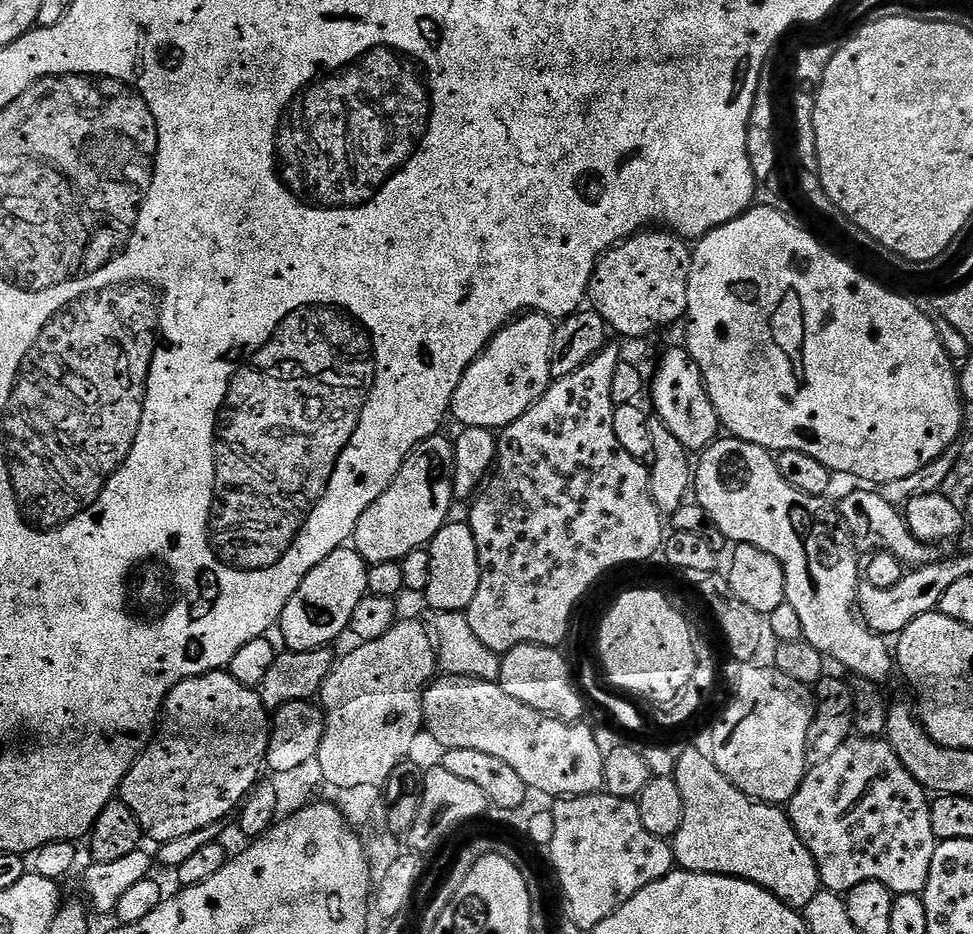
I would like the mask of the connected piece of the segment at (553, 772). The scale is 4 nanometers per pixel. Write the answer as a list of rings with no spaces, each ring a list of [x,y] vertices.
[[[445,676],[433,679],[424,690],[422,698],[424,711],[424,728],[432,731],[432,736],[445,749],[461,748],[462,750],[482,750],[485,754],[494,754],[502,762],[510,762],[511,768],[518,773],[518,778],[526,782],[533,793],[541,792],[551,798],[566,796],[590,796],[604,787],[605,754],[596,741],[596,733],[588,729],[584,722],[559,720],[544,712],[534,710],[518,698],[510,698],[499,683],[491,680],[475,680],[469,676]]]

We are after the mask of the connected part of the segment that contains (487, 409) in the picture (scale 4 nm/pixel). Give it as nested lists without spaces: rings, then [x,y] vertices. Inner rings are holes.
[[[540,312],[521,314],[515,320],[504,325],[504,329],[497,334],[482,350],[482,354],[462,374],[462,382],[458,382],[458,390],[452,395],[450,409],[451,419],[456,419],[464,428],[490,428],[503,430],[507,424],[513,424],[552,383],[550,374],[550,342],[554,342],[554,330],[556,324],[549,317]]]

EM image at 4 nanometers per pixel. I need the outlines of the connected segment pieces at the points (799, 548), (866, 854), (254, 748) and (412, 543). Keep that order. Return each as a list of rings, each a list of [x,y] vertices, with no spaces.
[[[717,438],[703,452],[699,453],[694,464],[694,500],[695,503],[702,506],[702,510],[706,510],[711,527],[716,527],[726,539],[732,540],[733,545],[749,544],[750,546],[758,546],[758,550],[766,550],[766,554],[774,554],[774,558],[778,558],[782,570],[786,574],[786,602],[790,606],[794,606],[798,619],[802,621],[803,639],[807,640],[810,646],[817,648],[829,661],[837,660],[842,667],[849,668],[856,676],[861,676],[861,681],[871,682],[877,686],[883,685],[883,680],[891,674],[892,668],[894,672],[894,656],[890,651],[889,641],[885,637],[877,636],[875,632],[870,631],[868,625],[858,615],[856,592],[860,589],[862,583],[861,561],[860,564],[856,560],[844,560],[841,564],[824,564],[824,547],[831,542],[832,531],[835,530],[836,524],[838,528],[838,508],[835,503],[831,504],[828,498],[824,496],[811,496],[805,492],[794,490],[794,486],[790,486],[790,482],[786,482],[786,478],[782,478],[782,474],[776,465],[776,456],[773,453],[762,446],[754,446],[750,442],[735,438]]]
[[[853,735],[830,758],[809,767],[786,811],[806,850],[810,850],[827,891],[847,894],[858,882],[873,880],[885,884],[896,896],[923,893],[938,843],[930,796],[902,766],[887,739]]]
[[[226,670],[207,672],[201,676],[186,678],[182,682],[178,682],[178,686],[174,686],[174,690],[170,690],[168,695],[165,696],[162,715],[158,720],[158,727],[155,729],[148,747],[144,749],[144,755],[128,771],[124,783],[120,785],[119,799],[123,800],[126,806],[130,806],[134,818],[138,818],[141,833],[147,839],[149,836],[150,839],[156,840],[155,842],[163,842],[170,838],[183,838],[186,834],[194,834],[194,830],[202,830],[211,824],[220,824],[223,821],[223,816],[228,816],[231,812],[233,815],[239,809],[242,801],[261,779],[260,771],[265,771],[268,758],[269,735],[270,712],[260,701],[260,694],[257,689],[247,688],[245,684],[238,682]]]
[[[437,434],[423,440],[404,459],[404,464],[394,474],[394,482],[358,518],[356,533],[351,543],[365,564],[399,562],[414,550],[431,544],[433,538],[449,523],[448,511],[452,508],[452,474],[456,450],[451,439]]]

